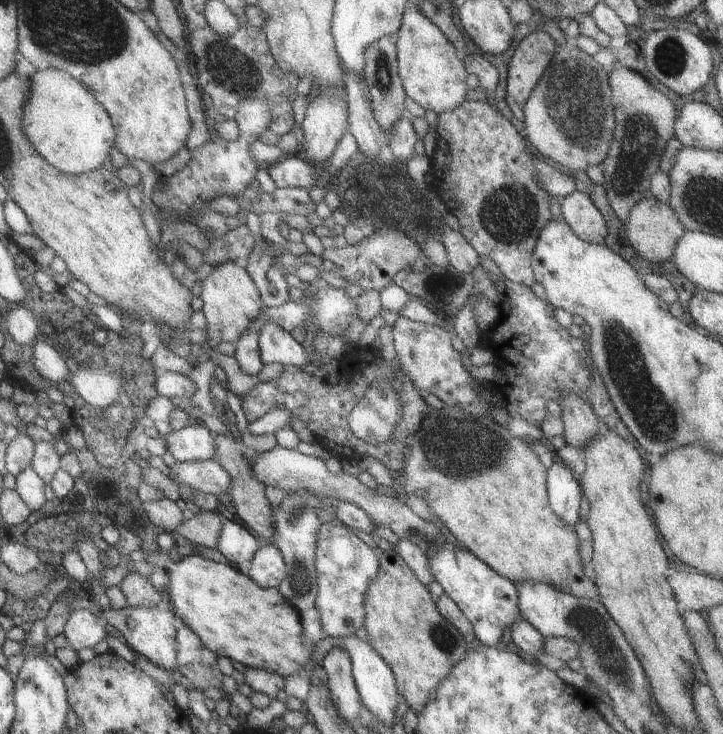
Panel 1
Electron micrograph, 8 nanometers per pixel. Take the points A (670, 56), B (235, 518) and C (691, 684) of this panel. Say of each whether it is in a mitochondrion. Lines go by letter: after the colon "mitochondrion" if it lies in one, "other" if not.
A: mitochondrion
B: other
C: other

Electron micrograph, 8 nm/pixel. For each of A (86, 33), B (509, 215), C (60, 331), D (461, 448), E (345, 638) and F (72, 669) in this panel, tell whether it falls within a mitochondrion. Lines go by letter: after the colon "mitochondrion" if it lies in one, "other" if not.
A: mitochondrion
B: mitochondrion
C: mitochondrion
D: mitochondrion
E: other
F: other

